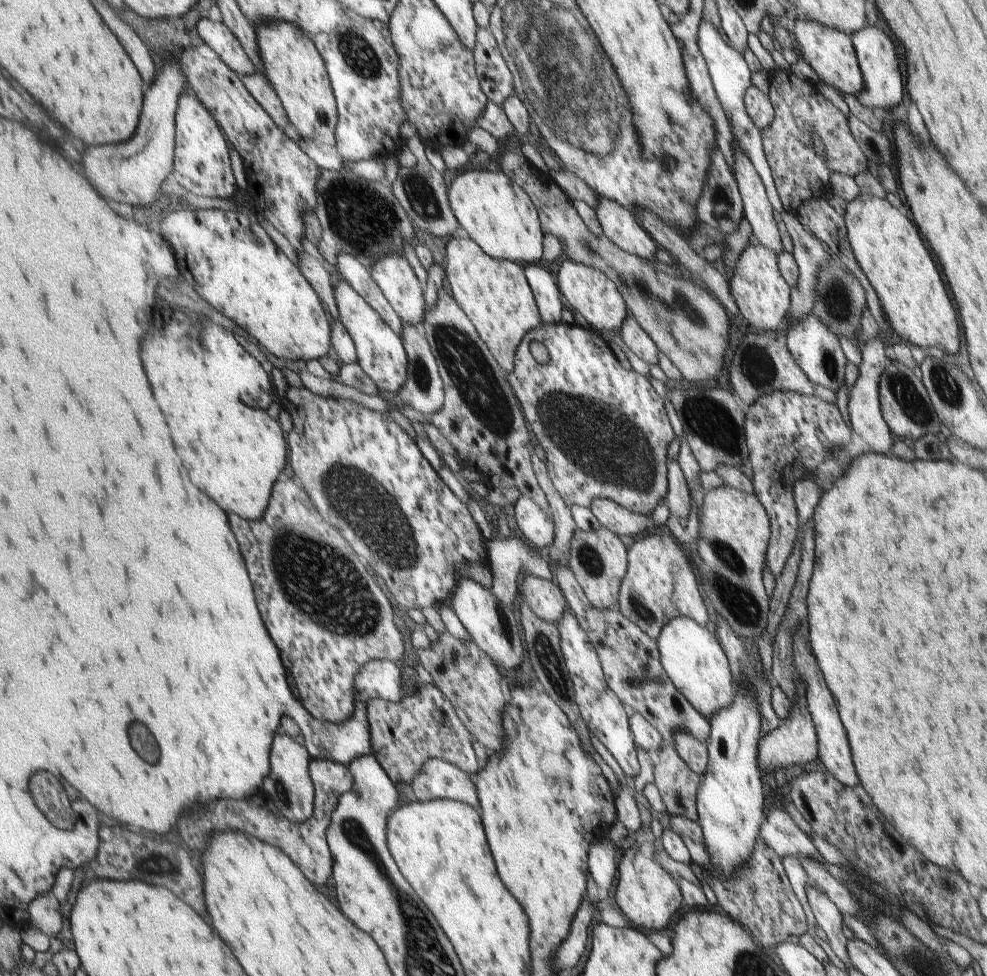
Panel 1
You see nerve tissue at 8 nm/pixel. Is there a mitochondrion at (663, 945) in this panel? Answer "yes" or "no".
no

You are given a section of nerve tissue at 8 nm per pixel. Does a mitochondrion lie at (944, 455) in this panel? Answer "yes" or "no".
no

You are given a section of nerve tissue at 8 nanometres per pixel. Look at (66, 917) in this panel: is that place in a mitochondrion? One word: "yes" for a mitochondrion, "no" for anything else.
no

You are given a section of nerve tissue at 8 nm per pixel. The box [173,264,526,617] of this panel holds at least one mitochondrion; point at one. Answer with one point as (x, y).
(476, 383)

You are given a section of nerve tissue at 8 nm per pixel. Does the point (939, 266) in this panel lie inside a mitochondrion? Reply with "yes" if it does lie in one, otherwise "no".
no

